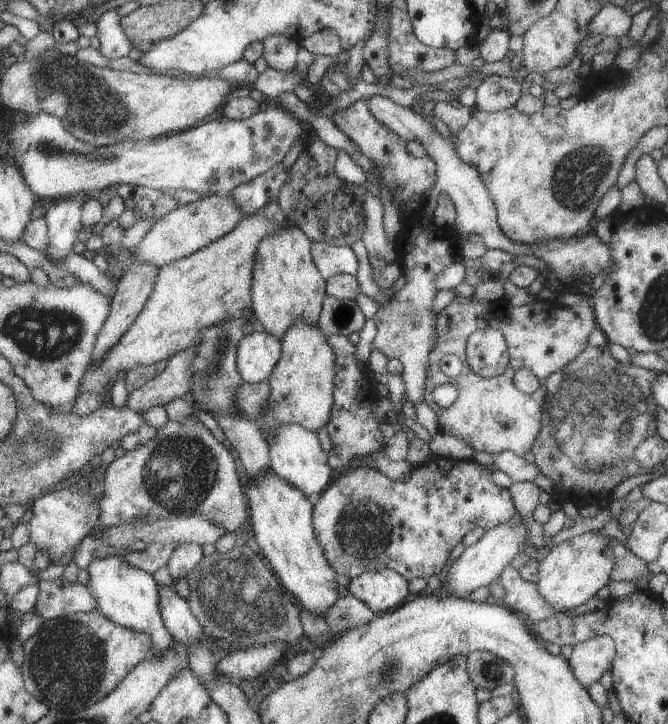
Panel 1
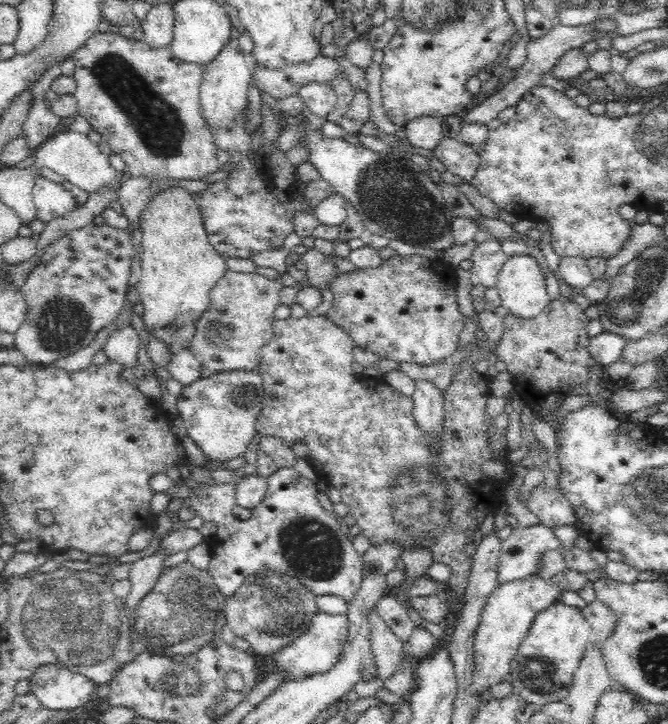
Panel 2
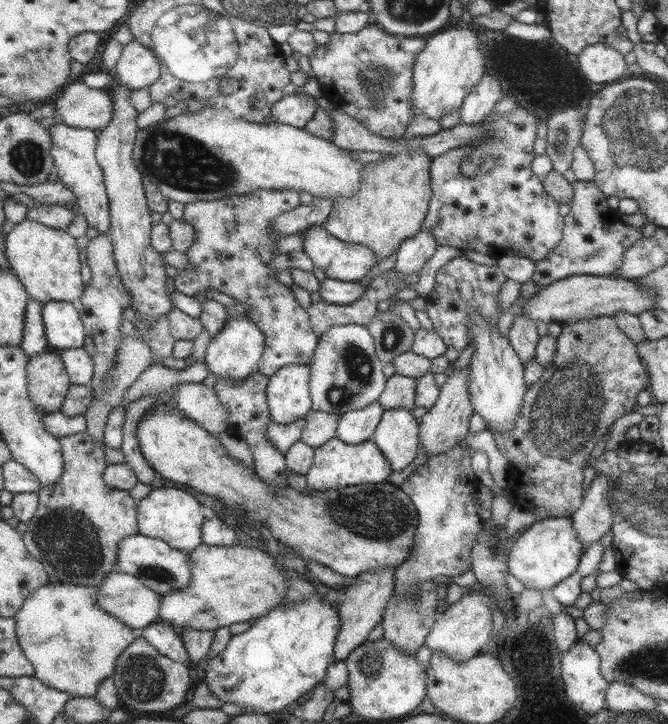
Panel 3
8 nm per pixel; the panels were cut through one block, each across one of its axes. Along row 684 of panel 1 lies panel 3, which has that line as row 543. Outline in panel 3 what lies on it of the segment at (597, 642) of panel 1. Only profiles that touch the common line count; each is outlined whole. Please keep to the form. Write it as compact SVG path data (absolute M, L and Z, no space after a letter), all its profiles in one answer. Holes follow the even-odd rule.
M596 475L583 496L583 505L570 516L579 544L583 544L583 547L591 546L613 529L614 519L608 503L607 485L609 482L605 476Z

